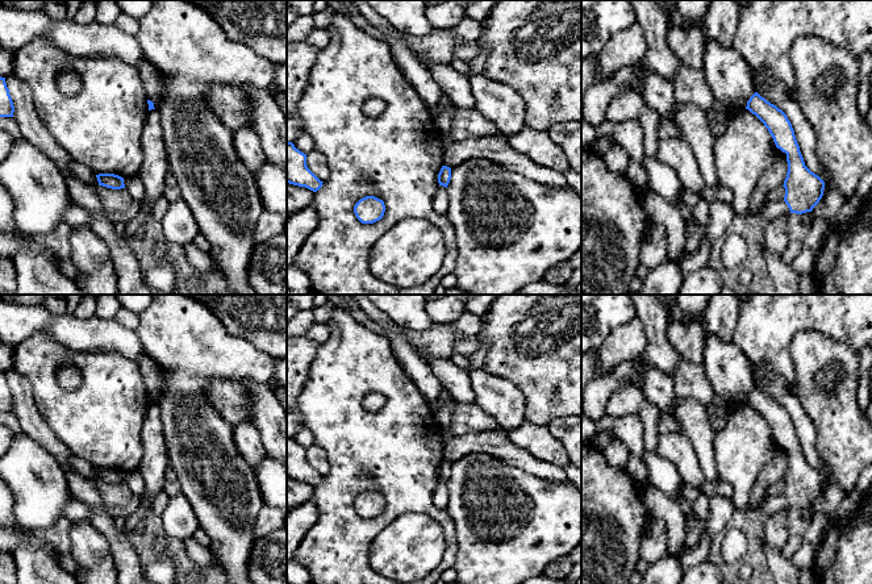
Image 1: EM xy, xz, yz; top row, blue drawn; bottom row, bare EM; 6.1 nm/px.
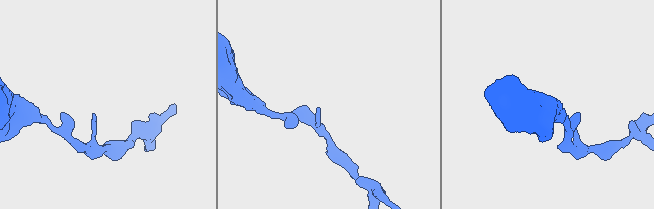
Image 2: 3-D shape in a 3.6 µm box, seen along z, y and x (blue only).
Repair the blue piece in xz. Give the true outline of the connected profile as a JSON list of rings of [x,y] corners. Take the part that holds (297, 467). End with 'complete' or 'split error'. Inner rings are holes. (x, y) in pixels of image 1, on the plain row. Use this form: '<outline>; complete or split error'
[[[287,435],[287,477],[317,487],[322,477],[306,460],[306,449]]]; complete

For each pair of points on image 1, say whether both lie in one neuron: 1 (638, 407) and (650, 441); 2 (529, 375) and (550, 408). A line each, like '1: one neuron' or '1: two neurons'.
1: one neuron
2: one neuron

